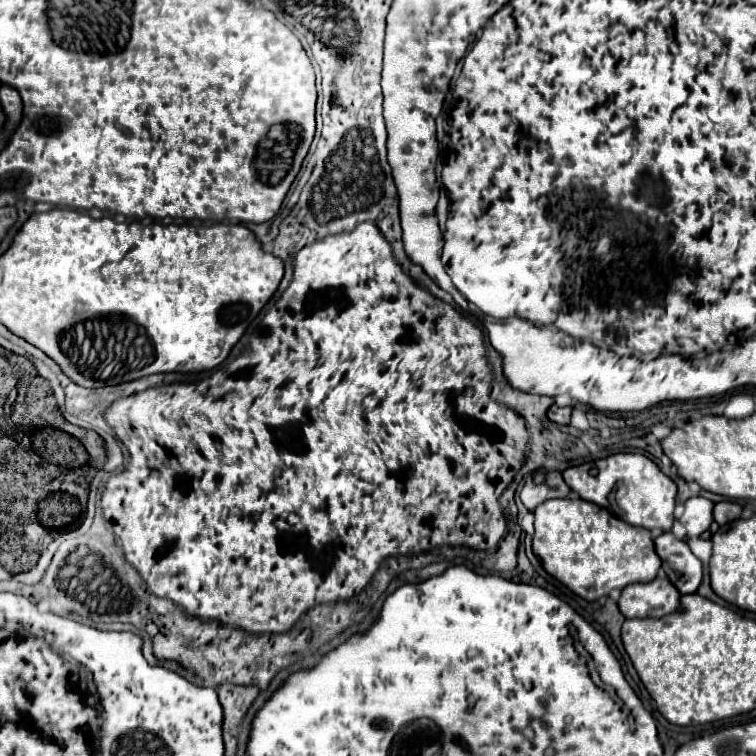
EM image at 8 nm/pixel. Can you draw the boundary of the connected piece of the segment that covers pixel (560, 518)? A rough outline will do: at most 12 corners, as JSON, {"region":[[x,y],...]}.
{"region":[[583,499],[535,509],[533,553],[587,601],[657,577],[651,533]]}

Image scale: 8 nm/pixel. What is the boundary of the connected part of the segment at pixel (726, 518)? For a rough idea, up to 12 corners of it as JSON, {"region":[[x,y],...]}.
{"region":[[733,501],[715,505],[713,517],[725,525],[741,515],[741,505]]}

